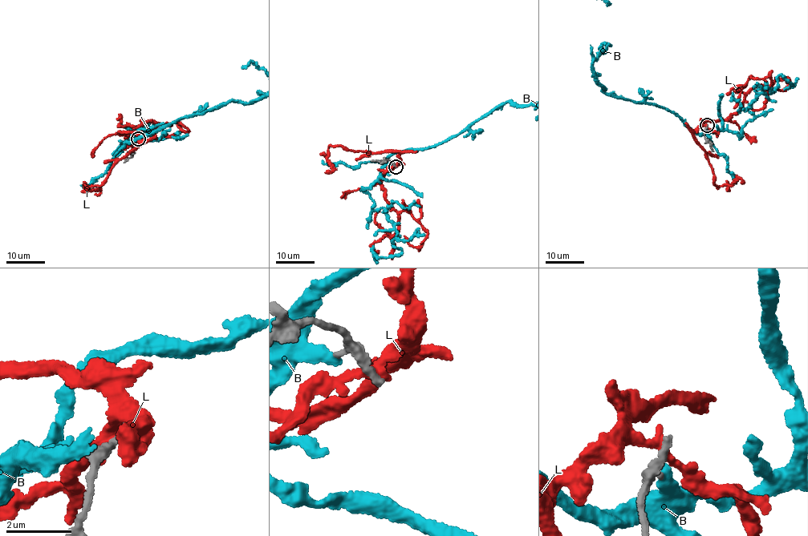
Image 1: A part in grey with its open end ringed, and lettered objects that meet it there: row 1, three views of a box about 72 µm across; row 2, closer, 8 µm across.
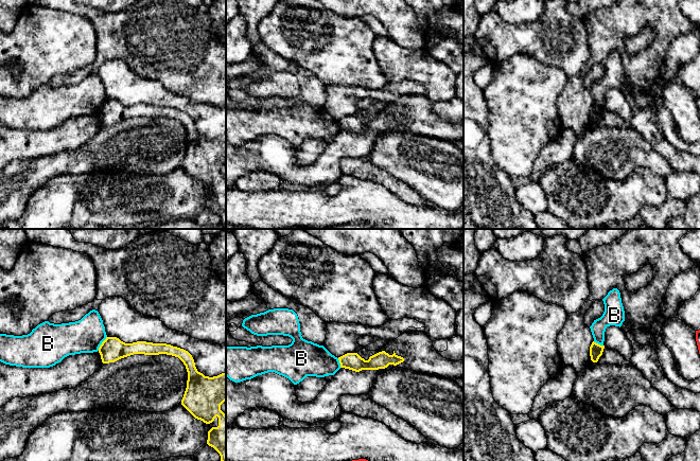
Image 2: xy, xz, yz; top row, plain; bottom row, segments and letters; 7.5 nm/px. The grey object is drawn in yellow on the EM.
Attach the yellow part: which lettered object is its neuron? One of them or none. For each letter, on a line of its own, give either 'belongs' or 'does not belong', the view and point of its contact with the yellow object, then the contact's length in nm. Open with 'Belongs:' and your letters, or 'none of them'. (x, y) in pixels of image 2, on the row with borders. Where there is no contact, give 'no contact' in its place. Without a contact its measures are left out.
Belongs: none of them
B: does not belong; contact xy (102, 343); length 130 nm
L: does not belong; no contact

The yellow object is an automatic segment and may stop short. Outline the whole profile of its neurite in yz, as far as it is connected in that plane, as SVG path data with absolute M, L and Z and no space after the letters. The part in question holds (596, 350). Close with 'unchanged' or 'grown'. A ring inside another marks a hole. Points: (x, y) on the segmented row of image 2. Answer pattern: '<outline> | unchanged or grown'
M592 342L591 347L590 347L590 356L591 356L591 360L593 362L597 362L599 357L602 355L605 345L600 345L596 342Z | unchanged

